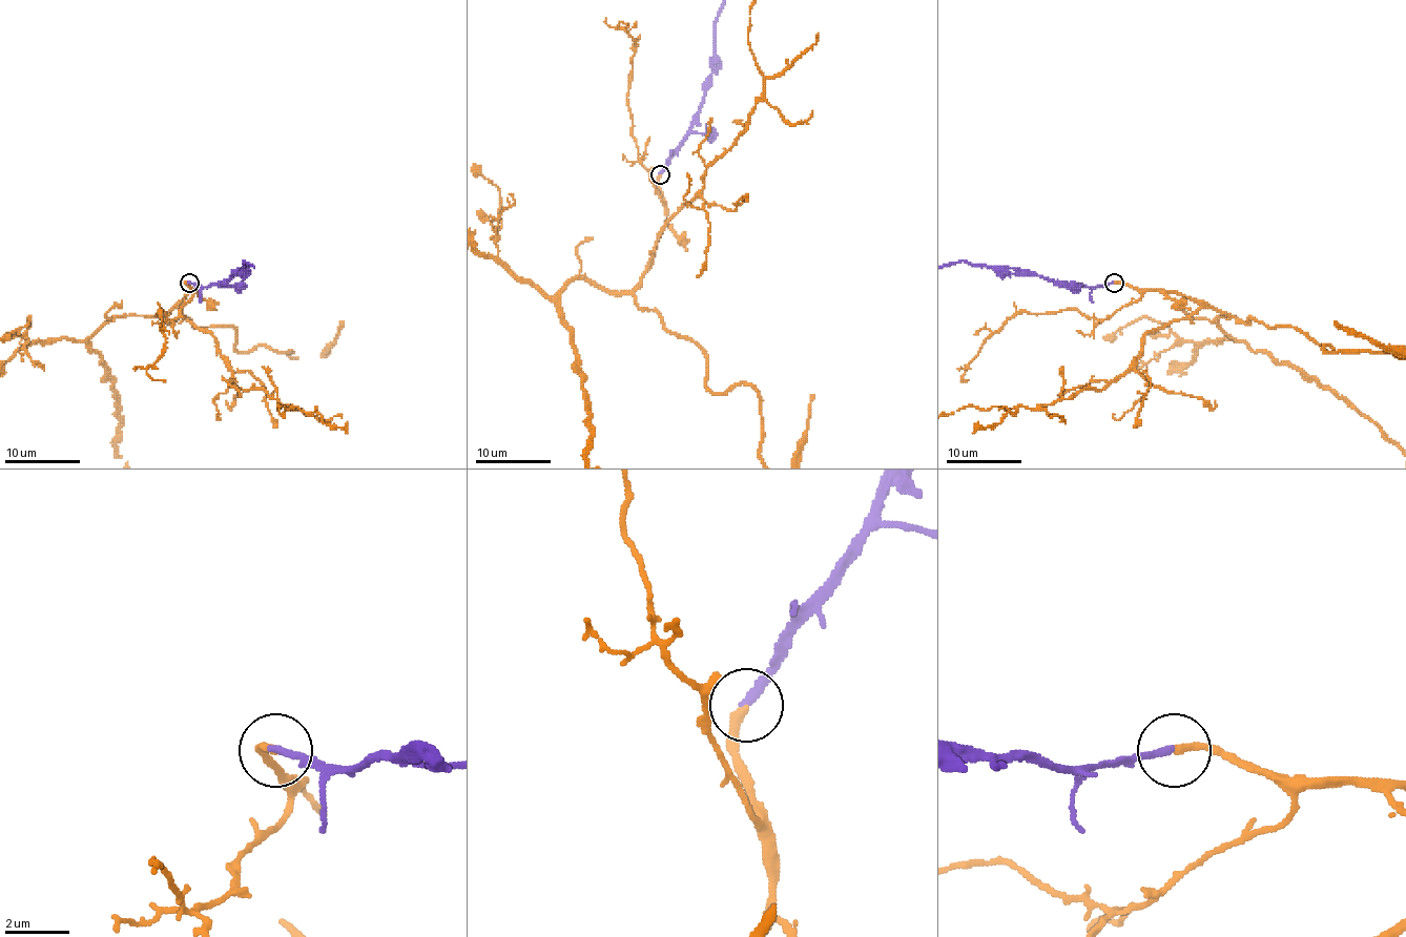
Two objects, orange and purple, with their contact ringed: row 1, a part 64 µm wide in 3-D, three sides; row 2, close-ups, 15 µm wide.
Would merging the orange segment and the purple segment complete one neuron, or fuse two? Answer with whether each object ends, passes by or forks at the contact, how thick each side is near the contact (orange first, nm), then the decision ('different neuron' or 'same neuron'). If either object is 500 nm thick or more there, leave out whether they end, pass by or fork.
orange ends | purple ends | 240/240 nm | same neuron

